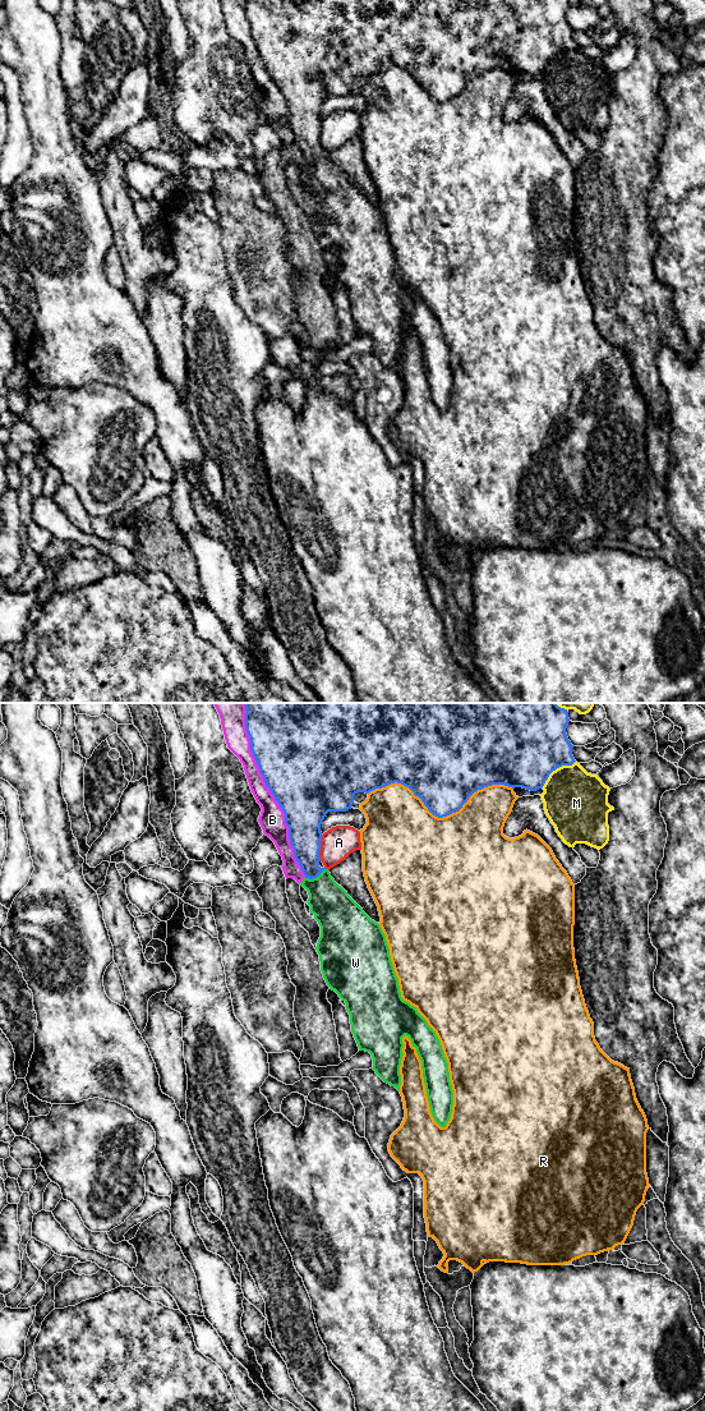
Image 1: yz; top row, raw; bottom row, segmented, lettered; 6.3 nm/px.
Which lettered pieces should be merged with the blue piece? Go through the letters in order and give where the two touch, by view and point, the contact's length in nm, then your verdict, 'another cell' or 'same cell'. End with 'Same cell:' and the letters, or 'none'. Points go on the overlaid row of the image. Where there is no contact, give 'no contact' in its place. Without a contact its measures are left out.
A: meets blue in yz at (319, 848); contact 170 nm long; another cell
B: meets blue in yz at (270, 790); contact 1150 nm long; another cell
M: meets blue in yz at (556, 768); contact 280 nm long; another cell
R: meets blue in yz at (439, 817); contact 900 nm long; another cell
W: meets blue in yz at (314, 877); contact 140 nm long; same cell
Same cell: W

